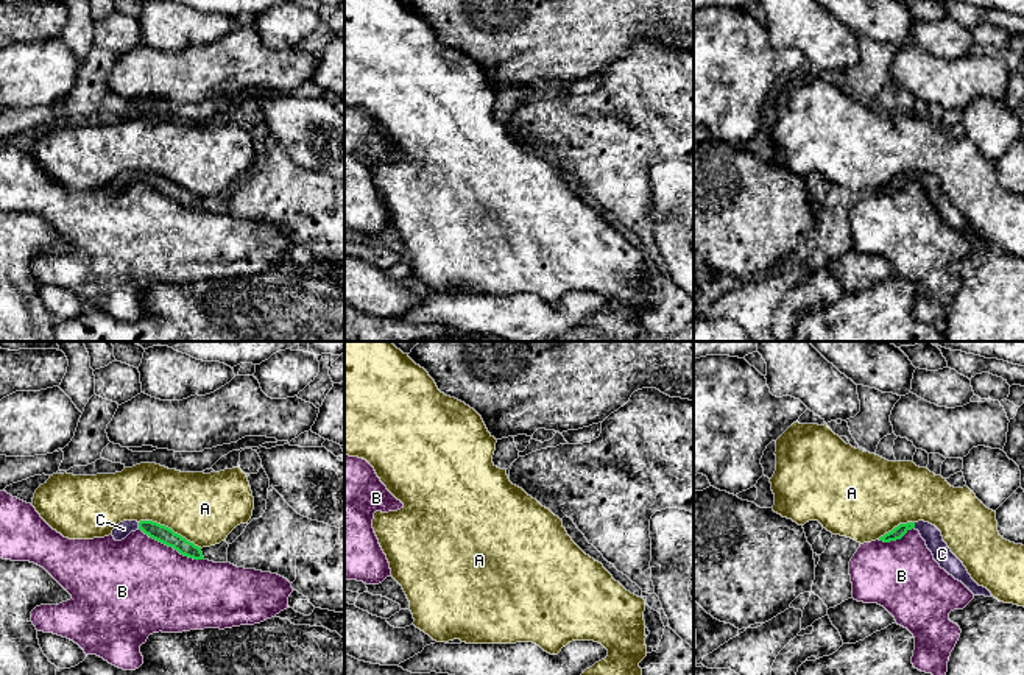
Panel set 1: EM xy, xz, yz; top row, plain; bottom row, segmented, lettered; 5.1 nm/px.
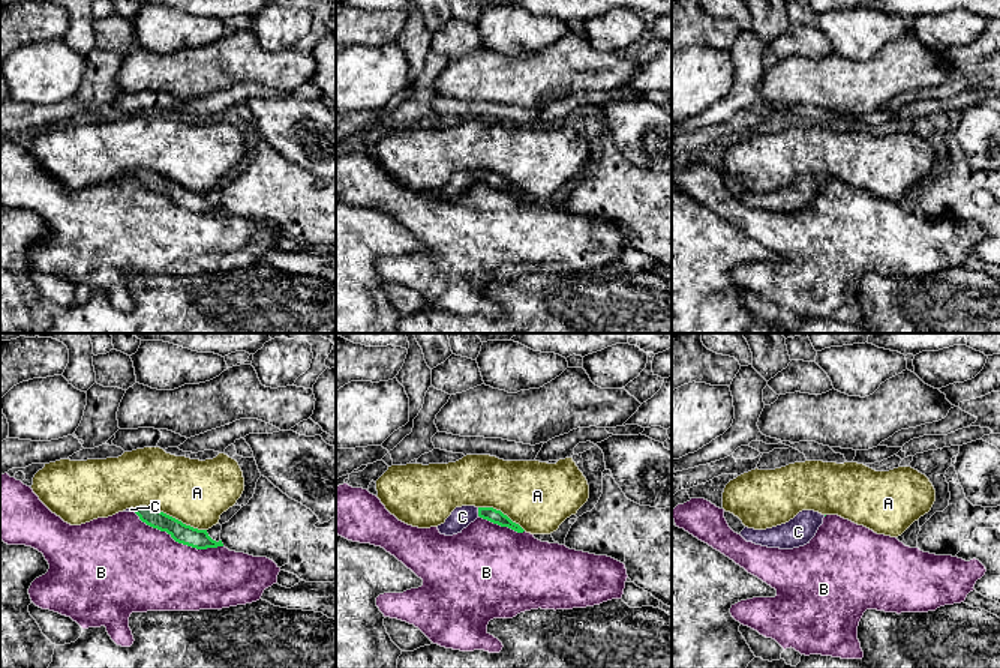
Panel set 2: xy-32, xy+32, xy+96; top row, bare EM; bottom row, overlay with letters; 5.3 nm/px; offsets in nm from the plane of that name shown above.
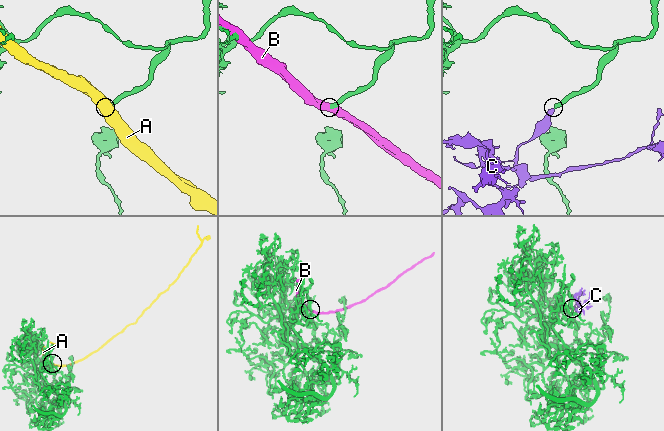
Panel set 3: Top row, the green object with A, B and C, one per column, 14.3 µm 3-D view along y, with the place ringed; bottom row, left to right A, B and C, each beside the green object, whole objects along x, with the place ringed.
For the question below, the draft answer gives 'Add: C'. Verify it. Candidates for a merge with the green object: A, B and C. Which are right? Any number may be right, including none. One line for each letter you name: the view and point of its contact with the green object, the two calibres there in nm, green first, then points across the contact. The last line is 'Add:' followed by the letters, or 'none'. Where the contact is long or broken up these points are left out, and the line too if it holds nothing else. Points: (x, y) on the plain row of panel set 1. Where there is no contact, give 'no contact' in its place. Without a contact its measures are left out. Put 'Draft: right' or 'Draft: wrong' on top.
Draft: right
C: contact xy (139, 176); calibres 90 and 80 nm; way xy (155, 181), (139, 176), (123, 180)
Add: C

